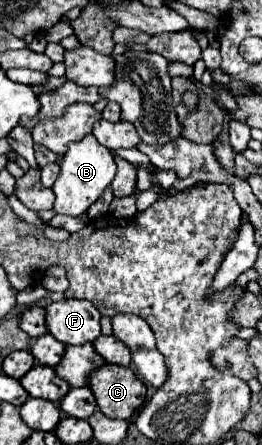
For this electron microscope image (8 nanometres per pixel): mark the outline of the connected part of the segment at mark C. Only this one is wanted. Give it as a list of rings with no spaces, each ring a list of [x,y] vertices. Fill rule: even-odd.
[[[107,364],[95,370],[89,388],[97,398],[97,408],[109,418],[129,420],[147,400],[147,386],[135,378],[131,368],[117,364]]]

